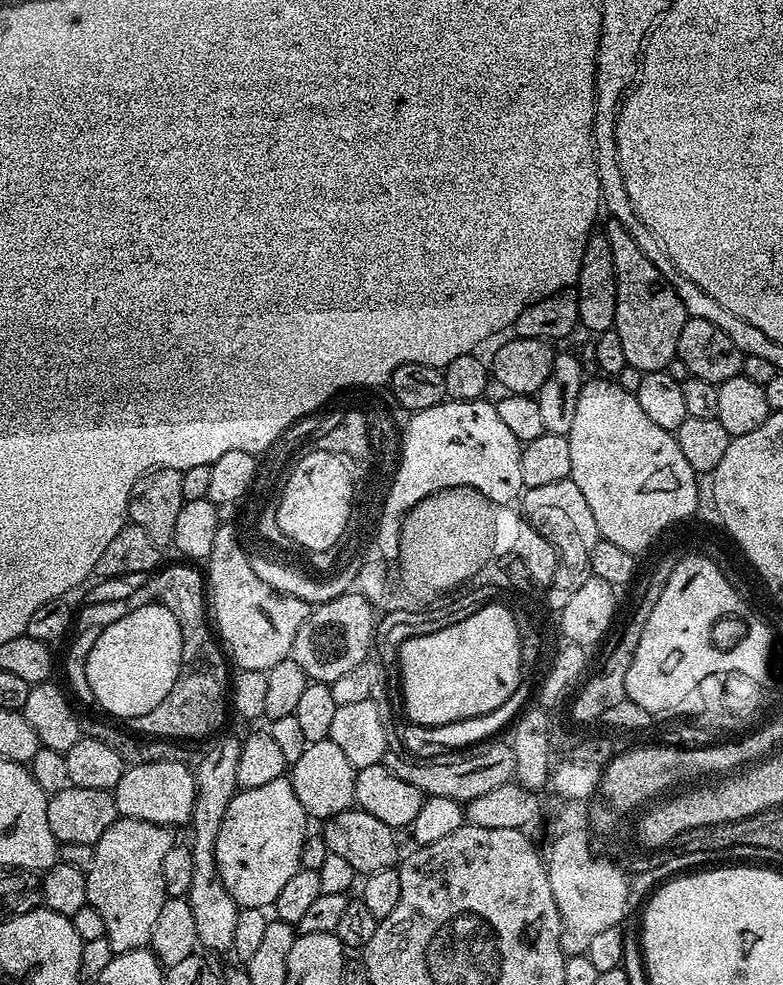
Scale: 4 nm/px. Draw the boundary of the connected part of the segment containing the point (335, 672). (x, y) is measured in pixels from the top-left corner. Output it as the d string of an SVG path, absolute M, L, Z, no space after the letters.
M349 590L332 601L315 605L309 611L306 622L298 626L290 659L302 666L309 681L332 684L338 678L342 678L342 674L354 670L358 662L369 659L373 644L373 606L362 593Z

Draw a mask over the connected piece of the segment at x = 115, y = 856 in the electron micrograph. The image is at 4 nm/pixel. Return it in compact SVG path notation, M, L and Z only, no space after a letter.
M120 816L91 849L92 861L86 867L84 878L87 907L102 914L113 953L148 948L152 943L154 922L166 898L162 882L162 857L174 842L172 832L171 827L162 824Z

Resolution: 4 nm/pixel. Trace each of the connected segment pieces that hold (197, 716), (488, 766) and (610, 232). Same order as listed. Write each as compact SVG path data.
M196 567L192 572L192 660L188 660L188 664L180 664L184 676L178 674L170 694L158 702L160 738L196 742L192 740L211 737L223 729L220 727L224 724L224 715L230 712L230 664L224 652L216 656L218 648L212 648L212 641L217 638L214 632L204 632L204 624L210 620L209 613L200 616L200 592L205 588L205 573Z
M492 738L487 742L470 744L467 748L436 750L419 758L404 750L390 750L382 763L385 768L398 774L398 778L410 782L410 786L418 786L425 797L454 798L467 802L478 798L478 794L490 794L490 790L498 790L498 786L509 783L515 777L514 750L507 739L500 739Z
M609 219L607 223L608 225L602 228L602 234L610 242L610 254L614 254L614 274L616 275L614 330L618 338L622 338L622 351L626 354L626 362L634 366L641 374L663 372L667 369L670 358L677 355L678 338L682 333L683 324L689 318L688 311L682 306L682 298L678 298L674 286L670 286L670 282L658 270L658 266L654 266L654 262L650 262L650 258L642 254L642 246L634 242L630 230L626 230L626 226L622 226L622 222L617 220Z

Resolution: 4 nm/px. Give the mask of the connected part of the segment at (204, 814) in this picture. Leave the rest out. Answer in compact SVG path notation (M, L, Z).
M220 734L211 741L208 749L203 749L199 764L195 765L196 805L192 811L190 829L192 840L190 847L194 858L194 879L190 882L190 890L186 897L190 910L194 910L194 923L198 926L199 947L209 948L212 952L232 952L234 942L234 925L238 922L240 908L230 898L226 886L216 869L214 846L218 842L218 830L222 826L222 818L226 818L226 806L237 794L238 754L241 737Z

